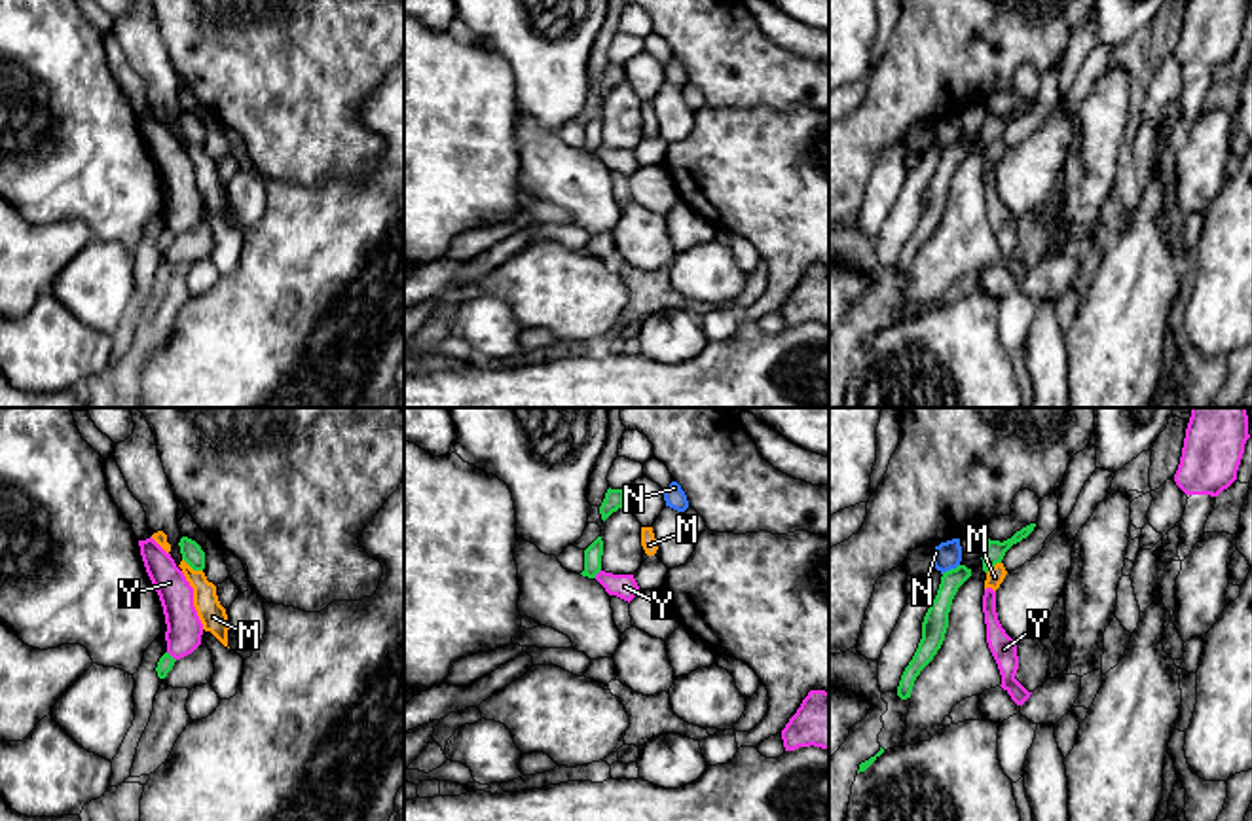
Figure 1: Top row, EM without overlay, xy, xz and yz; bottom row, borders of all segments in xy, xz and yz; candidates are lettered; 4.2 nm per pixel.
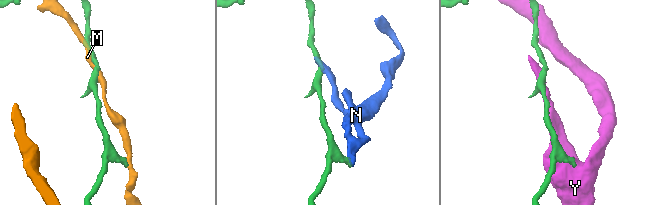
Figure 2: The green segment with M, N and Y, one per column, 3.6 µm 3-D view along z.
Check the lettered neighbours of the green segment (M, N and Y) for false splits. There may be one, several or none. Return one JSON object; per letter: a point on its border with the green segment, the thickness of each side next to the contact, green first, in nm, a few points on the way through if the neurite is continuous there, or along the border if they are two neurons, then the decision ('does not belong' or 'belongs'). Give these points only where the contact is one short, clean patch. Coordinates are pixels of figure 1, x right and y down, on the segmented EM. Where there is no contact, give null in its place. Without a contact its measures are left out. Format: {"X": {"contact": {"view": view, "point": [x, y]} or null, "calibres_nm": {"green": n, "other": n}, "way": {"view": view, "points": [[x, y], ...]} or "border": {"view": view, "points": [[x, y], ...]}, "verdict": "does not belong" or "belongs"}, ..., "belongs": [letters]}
{"M": {"contact": {"view": "xy", "point": [192, 567]}, "calibres_nm": {"green": 90, "other": 120}, "verdict": "does not belong"}, "N": {"contact": {"view": "yz", "point": [951, 569]}, "calibres_nm": {"green": 110, "other": 120}, "border": {"view": "yz", "points": [[958, 564], [941, 573]]}, "verdict": "does not belong"}, "Y": {"contact": {"view": "xy", "point": [171, 656]}, "calibres_nm": {"green": 70, "other": 150}, "border": {"view": "xy", "points": [[167, 651], [175, 660]]}, "verdict": "does not belong"}, "belongs": []}

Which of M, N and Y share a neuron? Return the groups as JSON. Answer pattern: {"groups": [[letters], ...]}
{"groups": [["M"], ["N"], ["Y"]]}

